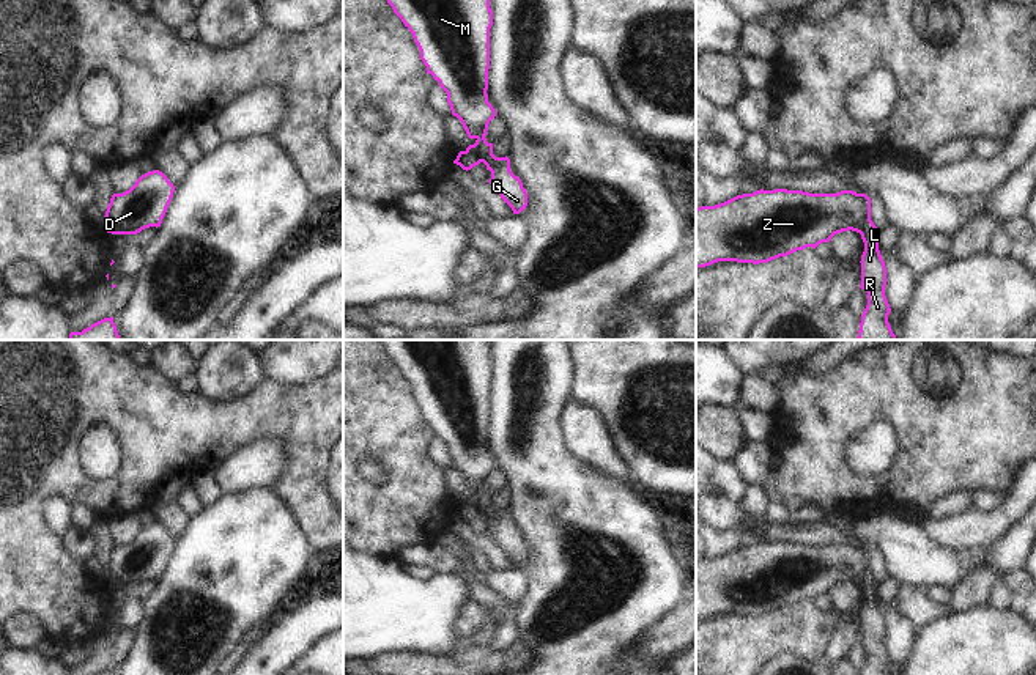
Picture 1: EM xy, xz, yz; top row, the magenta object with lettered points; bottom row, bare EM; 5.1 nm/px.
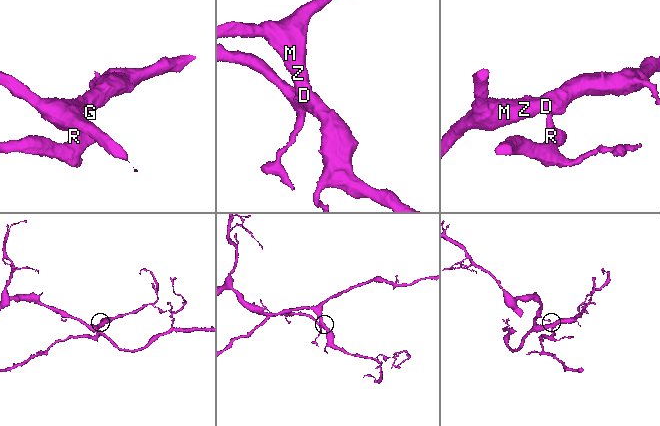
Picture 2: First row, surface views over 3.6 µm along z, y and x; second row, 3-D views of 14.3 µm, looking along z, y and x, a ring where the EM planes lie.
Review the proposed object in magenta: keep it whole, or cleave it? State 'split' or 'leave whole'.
split

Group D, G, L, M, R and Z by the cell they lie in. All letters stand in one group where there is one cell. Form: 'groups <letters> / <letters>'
groups D G M Z / L R

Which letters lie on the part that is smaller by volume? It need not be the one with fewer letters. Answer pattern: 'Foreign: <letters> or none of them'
Foreign: L, R

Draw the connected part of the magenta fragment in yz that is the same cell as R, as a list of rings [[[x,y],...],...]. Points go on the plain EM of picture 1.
[[[869,571],[860,587],[864,595],[864,604],[860,614],[860,640],[868,645],[868,658],[861,667],[861,675],[888,675],[891,661],[885,648],[886,618],[879,603],[880,584]]]

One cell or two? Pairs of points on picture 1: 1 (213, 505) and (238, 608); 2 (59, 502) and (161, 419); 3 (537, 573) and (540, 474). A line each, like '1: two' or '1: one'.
1: one
2: two
3: one

